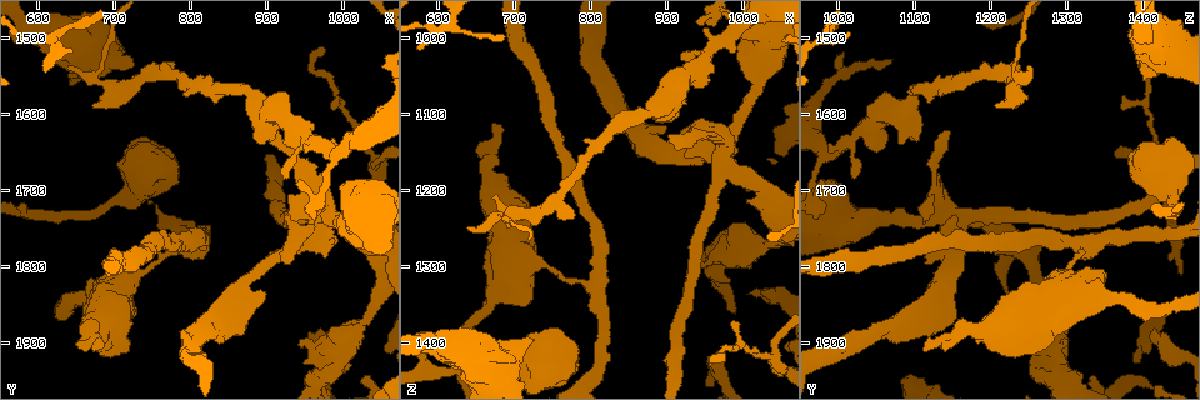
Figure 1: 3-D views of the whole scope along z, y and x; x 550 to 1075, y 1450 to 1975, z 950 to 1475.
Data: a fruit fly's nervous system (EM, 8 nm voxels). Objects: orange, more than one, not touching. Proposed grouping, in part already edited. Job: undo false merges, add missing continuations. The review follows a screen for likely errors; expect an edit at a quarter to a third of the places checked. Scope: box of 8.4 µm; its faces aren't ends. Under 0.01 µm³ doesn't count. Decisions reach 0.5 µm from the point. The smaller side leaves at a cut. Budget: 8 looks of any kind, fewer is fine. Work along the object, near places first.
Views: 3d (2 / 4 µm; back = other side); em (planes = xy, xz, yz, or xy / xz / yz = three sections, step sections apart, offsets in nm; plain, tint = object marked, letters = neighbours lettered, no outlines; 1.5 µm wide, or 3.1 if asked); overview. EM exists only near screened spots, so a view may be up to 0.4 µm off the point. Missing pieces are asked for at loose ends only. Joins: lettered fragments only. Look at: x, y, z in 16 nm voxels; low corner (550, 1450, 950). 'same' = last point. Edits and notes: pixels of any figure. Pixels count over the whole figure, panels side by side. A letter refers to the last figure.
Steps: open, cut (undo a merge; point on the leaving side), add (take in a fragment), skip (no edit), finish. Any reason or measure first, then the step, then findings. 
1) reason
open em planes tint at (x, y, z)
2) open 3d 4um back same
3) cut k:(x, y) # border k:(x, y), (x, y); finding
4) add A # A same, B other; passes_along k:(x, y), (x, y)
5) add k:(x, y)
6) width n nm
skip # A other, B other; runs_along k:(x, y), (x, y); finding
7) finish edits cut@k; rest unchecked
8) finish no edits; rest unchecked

branch stops here
open 3d 4um at (920, 1795, 1120)

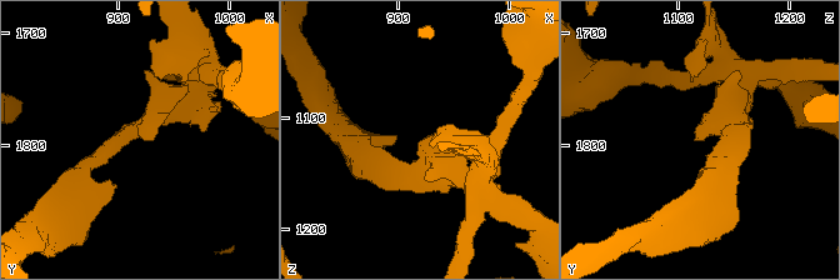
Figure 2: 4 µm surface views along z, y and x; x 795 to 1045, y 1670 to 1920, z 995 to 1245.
arm_widths 200, 320 nm
open em planes letters at (920, 1794, 1118)

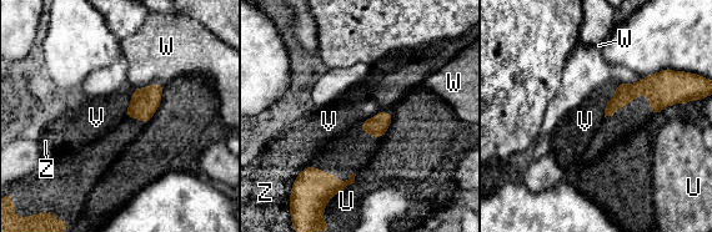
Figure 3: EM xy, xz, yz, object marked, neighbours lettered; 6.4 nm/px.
skip # U other, V other, W other, Z other; border 3:(603, 102), (605, 116); none of them fits

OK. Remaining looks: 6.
calibre changes
open 3d 4um at (1030, 1750, 1200)

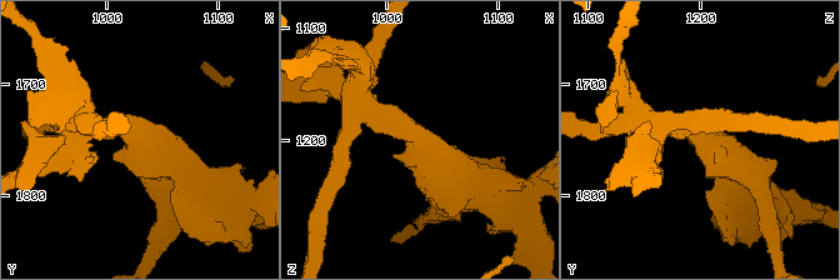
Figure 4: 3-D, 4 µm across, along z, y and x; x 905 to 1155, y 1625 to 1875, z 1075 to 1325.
arm_widths 300, 550 nm
open em planes letters at (1032, 1748, 1200)

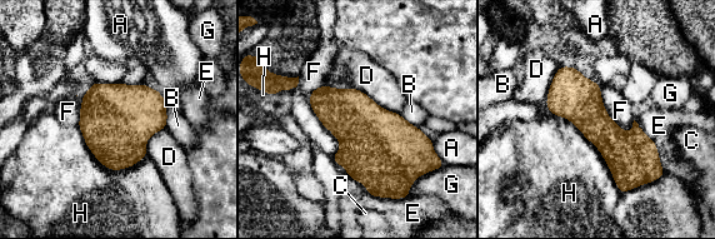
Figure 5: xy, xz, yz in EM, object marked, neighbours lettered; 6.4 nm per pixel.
width 420 nm
skip # A other, B other, C other, D other, E other, F other, G other, H other; continuous, no second neuron

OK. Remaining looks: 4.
free end
open 3d 2um at (910, 1620, 1140)

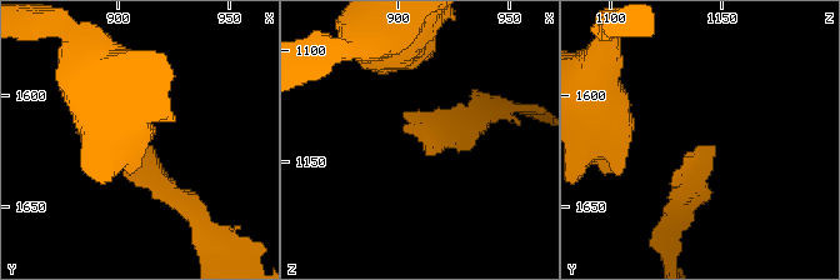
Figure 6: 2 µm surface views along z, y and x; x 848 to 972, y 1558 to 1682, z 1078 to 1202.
open em planes plain at (911, 1623, 1145)

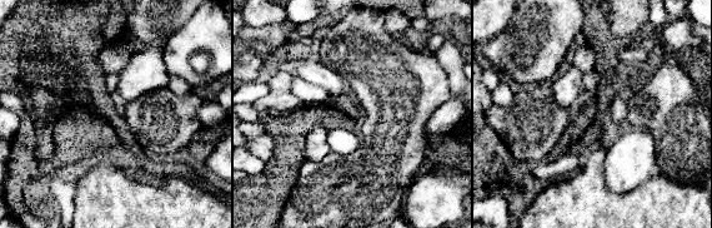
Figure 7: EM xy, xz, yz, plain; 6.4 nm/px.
open em planes letters same

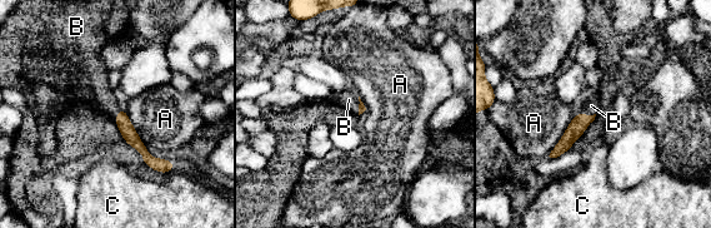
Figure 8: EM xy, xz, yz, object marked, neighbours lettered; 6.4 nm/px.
add B # A other, B same, C other; passes_along 8:(579, 124), (585, 114), (591, 105); it goes on there

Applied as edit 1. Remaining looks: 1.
finish edits add@8; rest unchecked

